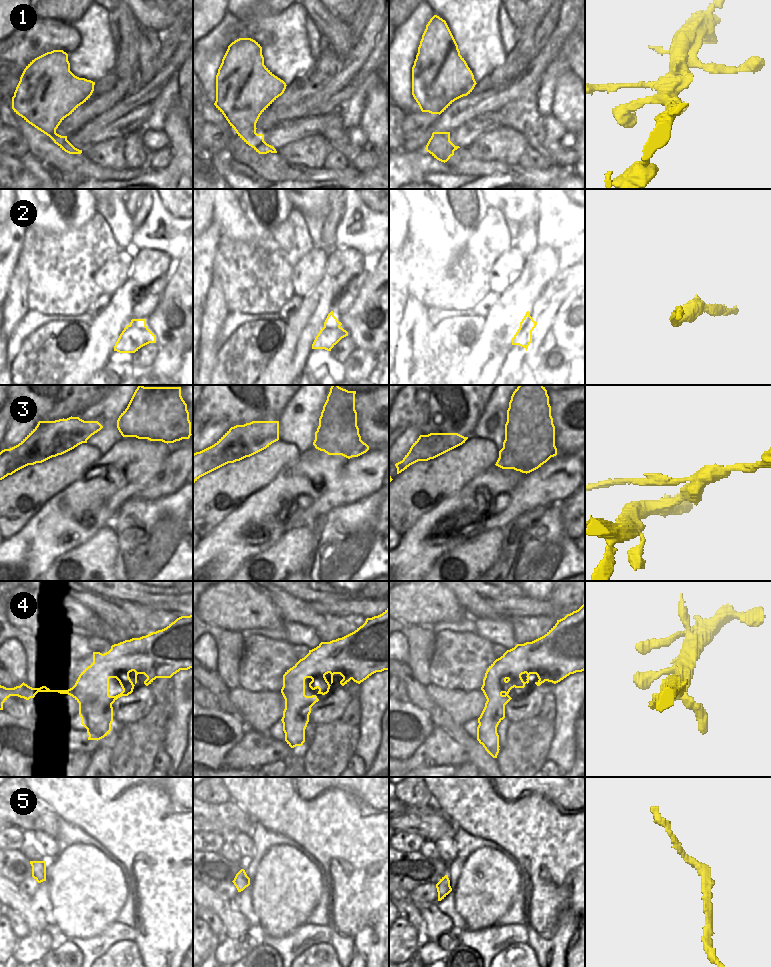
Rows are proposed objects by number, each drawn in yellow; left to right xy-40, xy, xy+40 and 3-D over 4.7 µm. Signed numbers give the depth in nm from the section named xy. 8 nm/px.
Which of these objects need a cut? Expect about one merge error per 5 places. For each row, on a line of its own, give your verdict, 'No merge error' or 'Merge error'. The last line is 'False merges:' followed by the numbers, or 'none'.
1: No merge error
2: No merge error
3: Merge error
4: No merge error
5: No merge error
False merges: 3.

